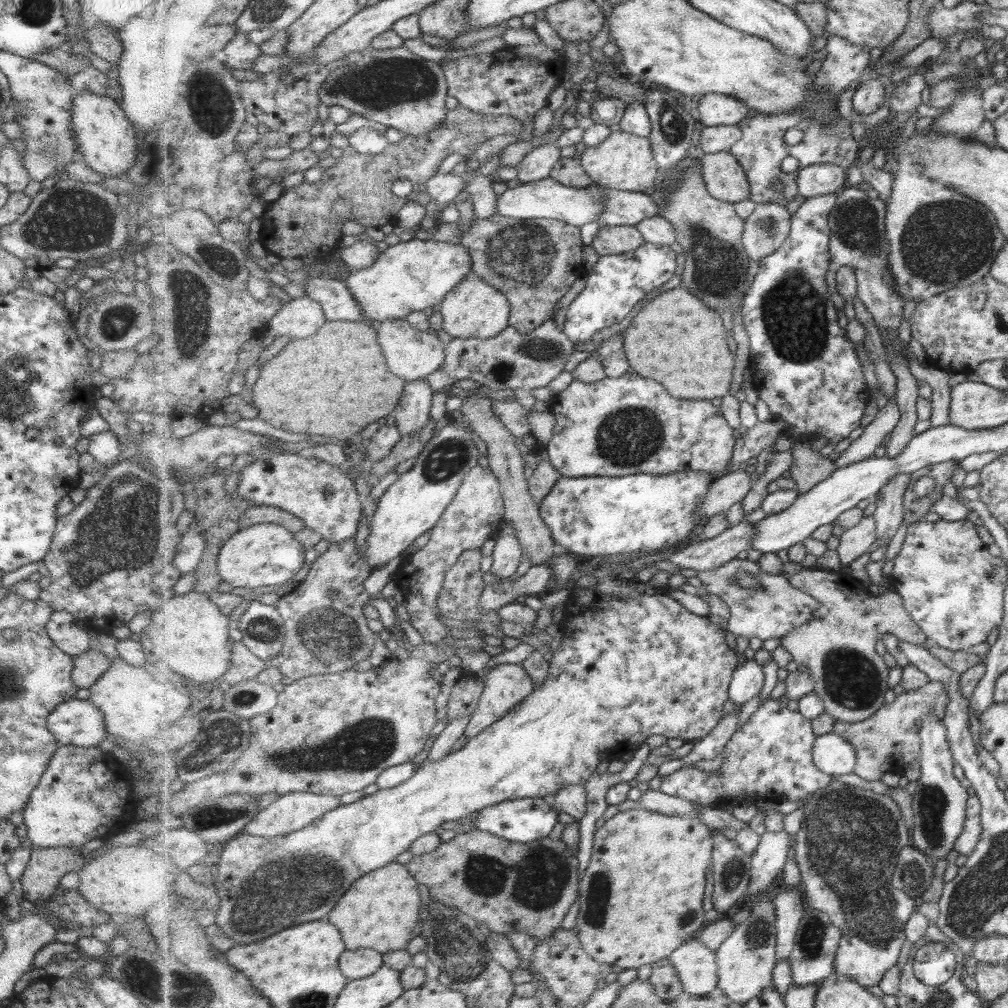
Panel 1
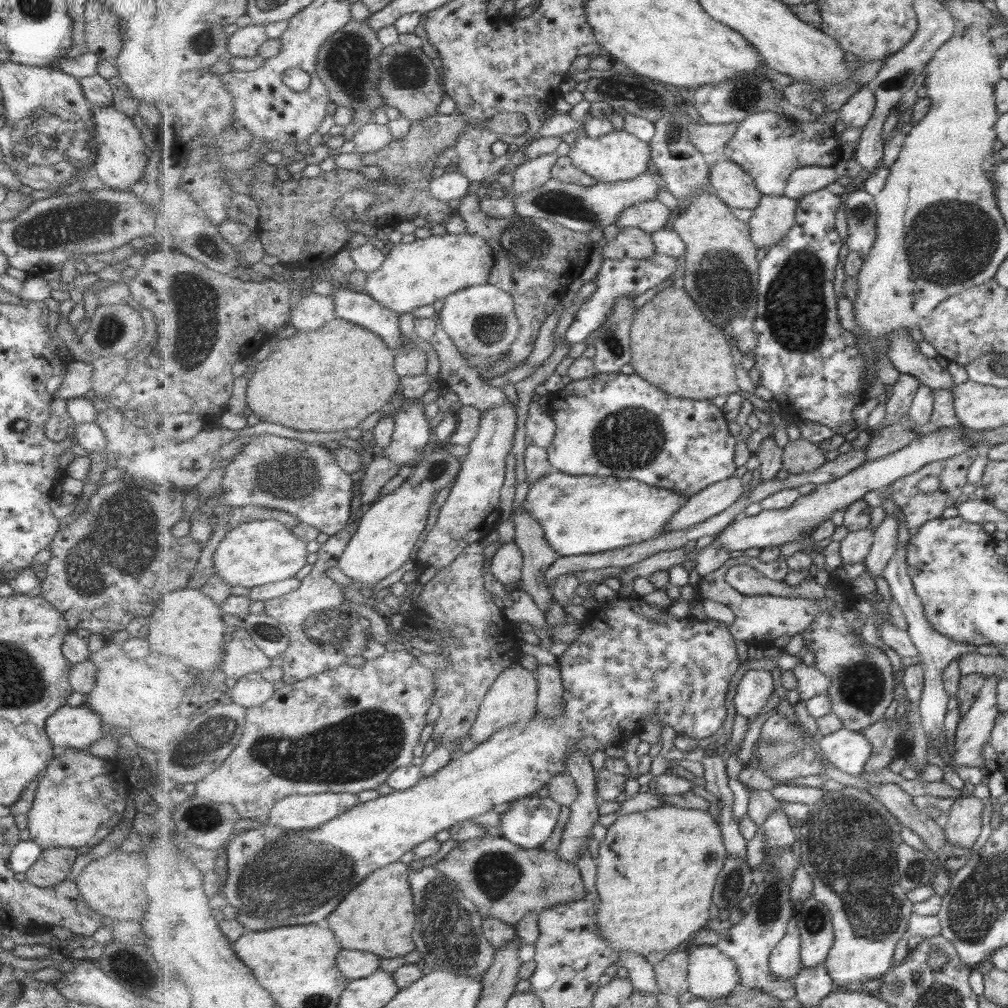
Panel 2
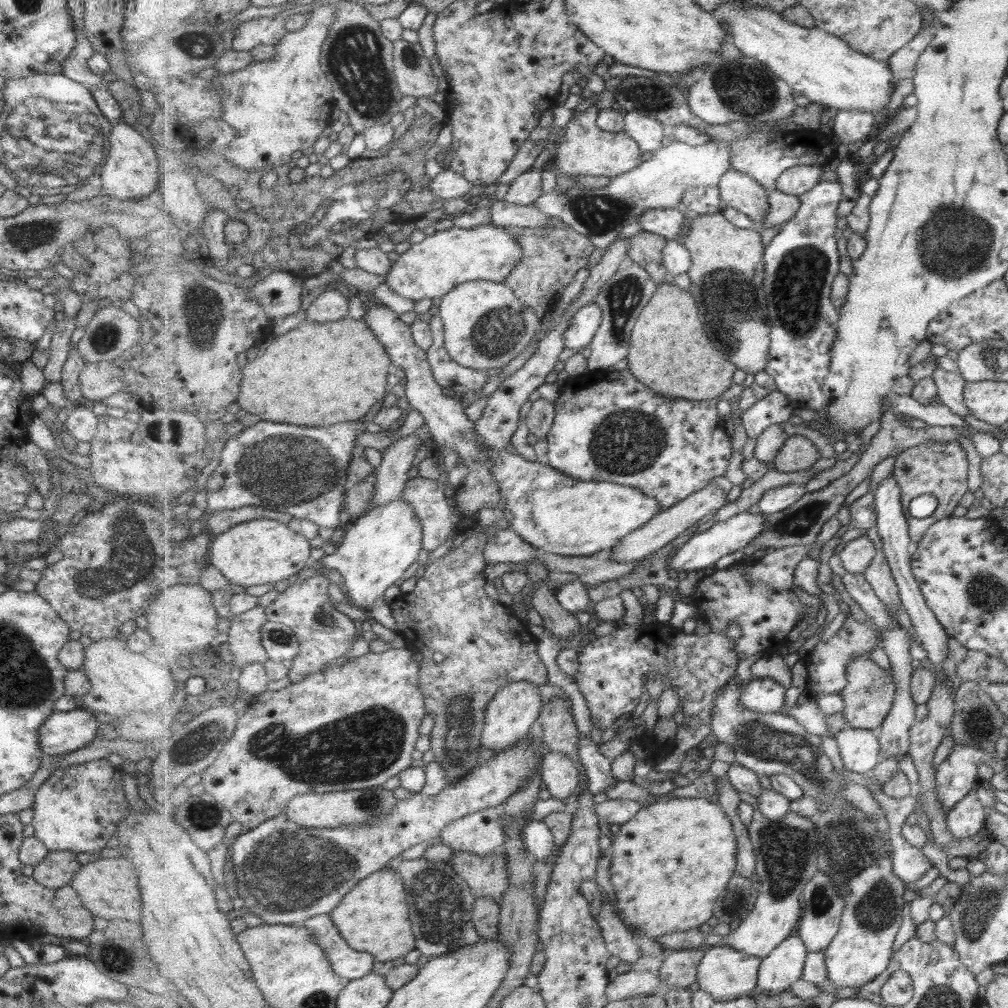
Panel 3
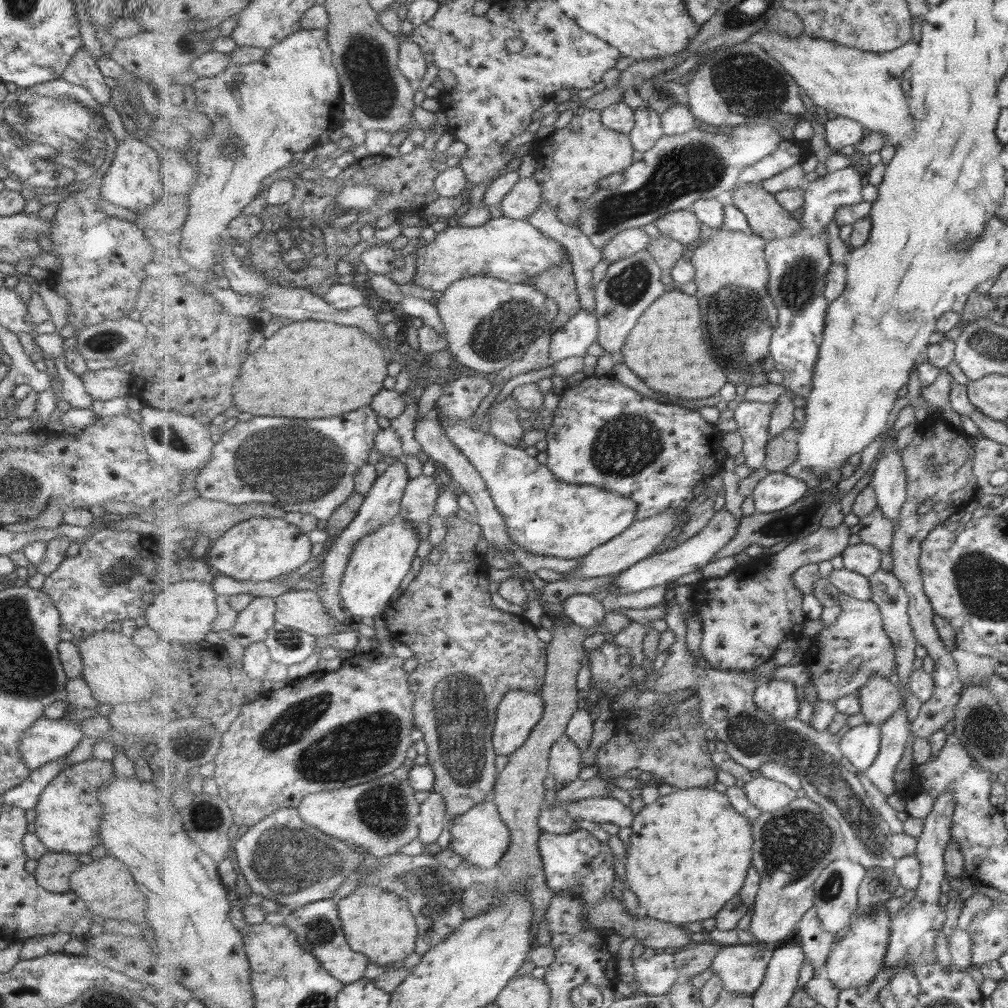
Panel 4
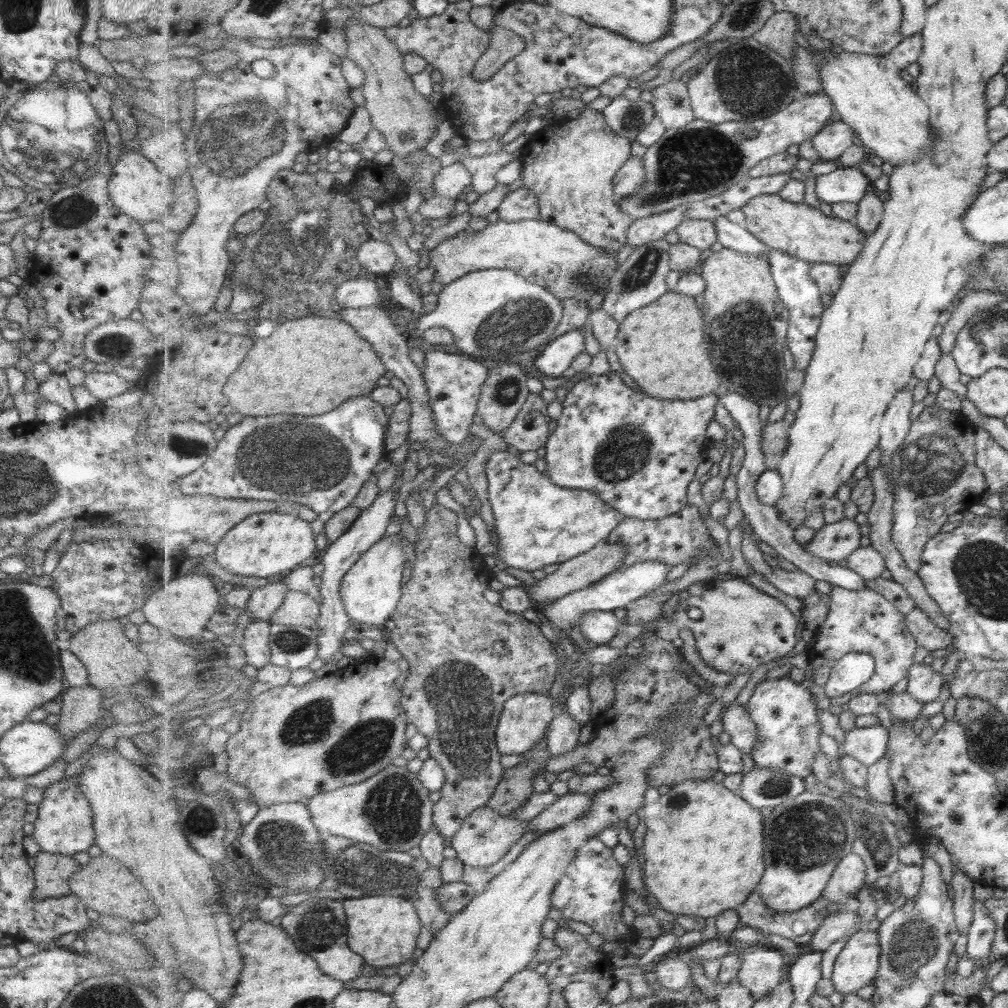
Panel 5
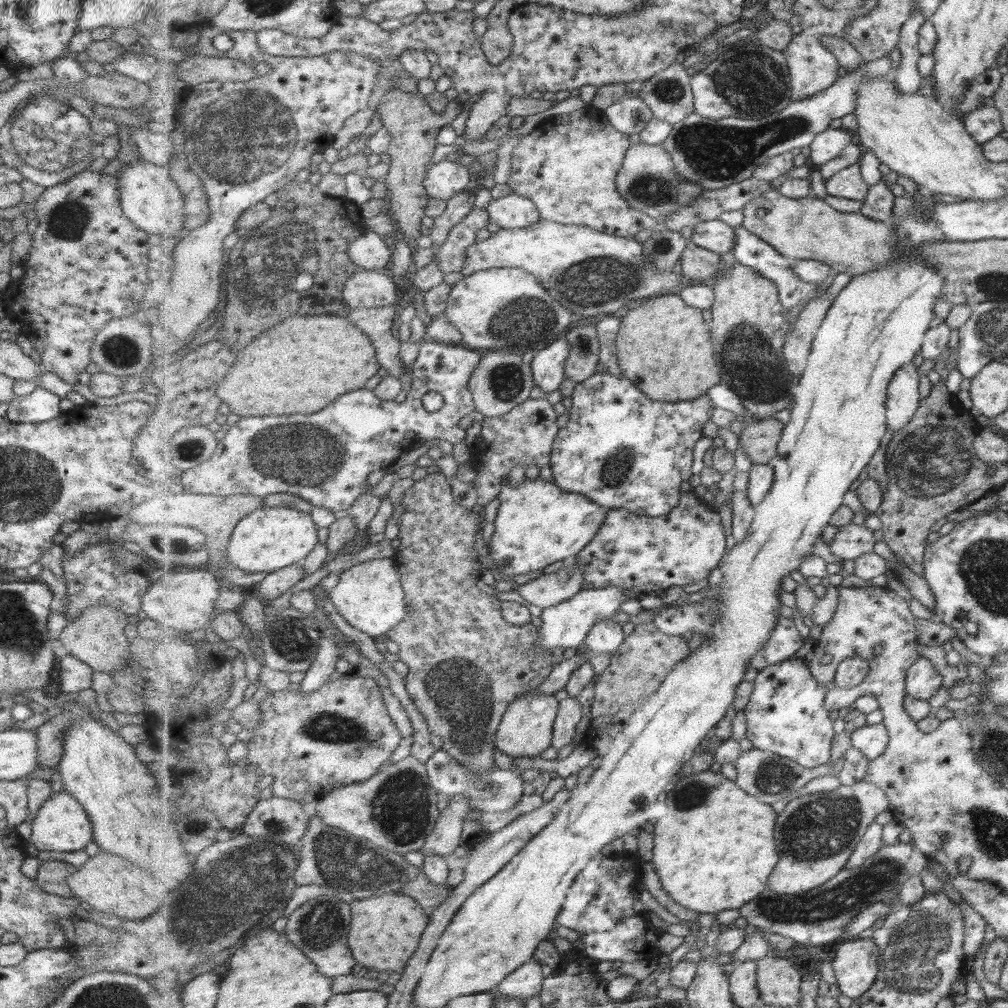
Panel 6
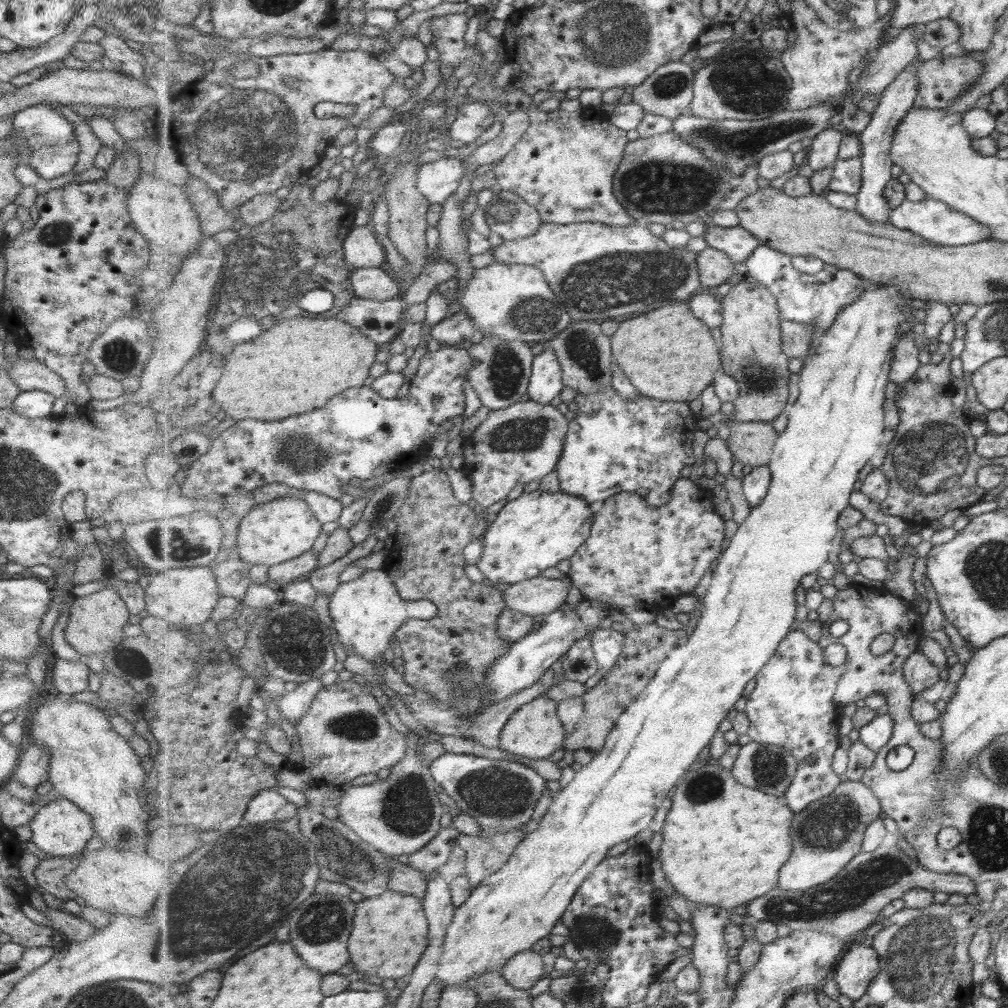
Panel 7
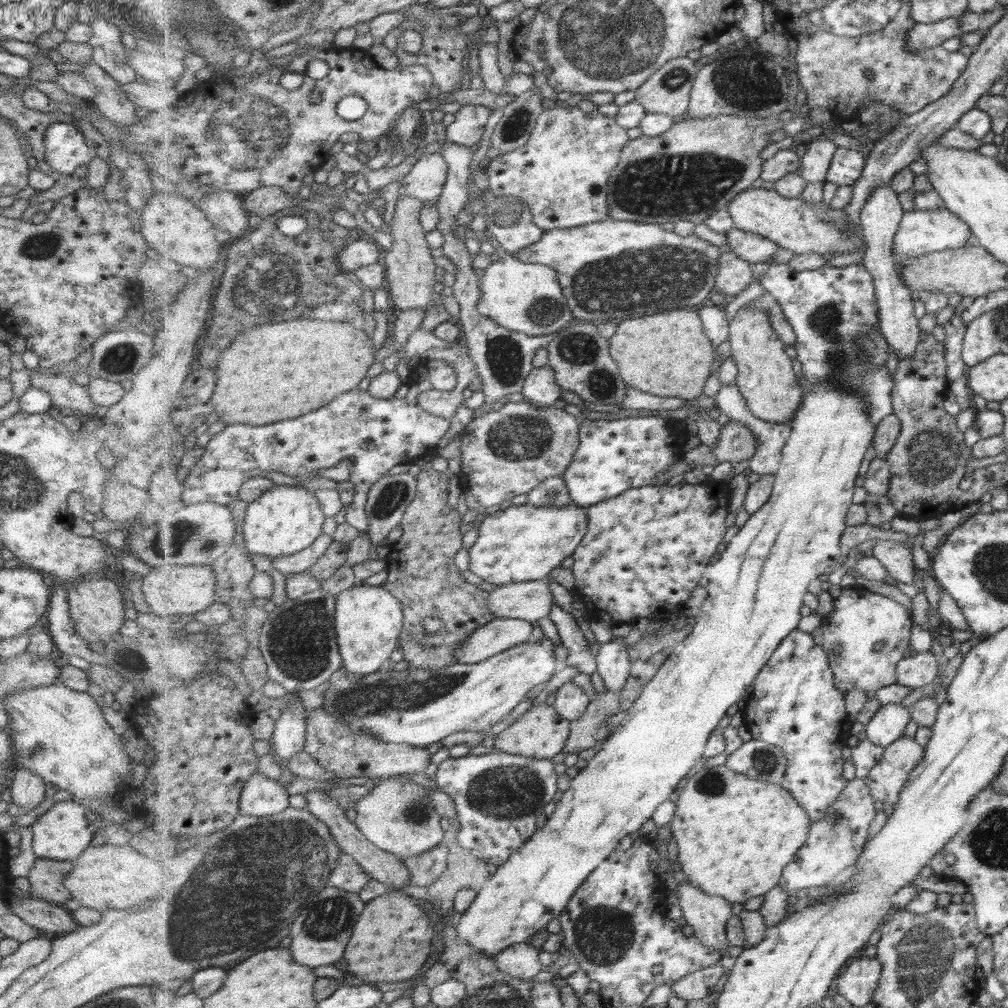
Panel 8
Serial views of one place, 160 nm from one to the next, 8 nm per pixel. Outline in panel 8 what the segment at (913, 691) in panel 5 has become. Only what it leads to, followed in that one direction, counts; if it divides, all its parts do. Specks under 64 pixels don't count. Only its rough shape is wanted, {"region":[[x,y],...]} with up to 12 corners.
{"region":[[930,651],[906,656],[897,682],[911,689],[937,680],[939,664]]}

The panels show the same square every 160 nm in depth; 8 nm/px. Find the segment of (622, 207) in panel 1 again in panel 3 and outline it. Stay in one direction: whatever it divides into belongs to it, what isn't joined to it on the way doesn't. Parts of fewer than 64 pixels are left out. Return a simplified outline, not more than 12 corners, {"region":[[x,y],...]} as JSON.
{"region":[[647,210],[637,222],[645,231],[676,239],[687,213]]}

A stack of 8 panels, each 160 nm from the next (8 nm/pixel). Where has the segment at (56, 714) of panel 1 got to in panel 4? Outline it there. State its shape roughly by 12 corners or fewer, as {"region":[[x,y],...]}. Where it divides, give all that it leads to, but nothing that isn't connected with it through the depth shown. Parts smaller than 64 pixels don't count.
{"region":[[42,716],[17,749],[30,772],[65,757],[81,738],[75,720]]}

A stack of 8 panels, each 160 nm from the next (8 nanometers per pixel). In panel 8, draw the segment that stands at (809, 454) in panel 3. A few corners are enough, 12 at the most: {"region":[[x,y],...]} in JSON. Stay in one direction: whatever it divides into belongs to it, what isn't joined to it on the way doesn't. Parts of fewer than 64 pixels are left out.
{"region":[[741,422],[722,428],[717,462],[745,462],[757,453],[757,436]]}

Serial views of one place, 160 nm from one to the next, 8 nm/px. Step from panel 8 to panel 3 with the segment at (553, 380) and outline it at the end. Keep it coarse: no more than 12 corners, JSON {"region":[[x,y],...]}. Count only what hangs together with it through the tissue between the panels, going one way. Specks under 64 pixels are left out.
{"region":[[597,304],[578,310],[564,334],[574,352],[589,347],[601,326]]}

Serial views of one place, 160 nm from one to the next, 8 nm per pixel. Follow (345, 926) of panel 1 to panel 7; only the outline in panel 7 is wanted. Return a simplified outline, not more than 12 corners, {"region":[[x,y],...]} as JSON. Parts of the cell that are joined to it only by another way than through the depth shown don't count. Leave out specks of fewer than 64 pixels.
{"region":[[418,897],[359,902],[357,970],[408,979],[430,944]]}

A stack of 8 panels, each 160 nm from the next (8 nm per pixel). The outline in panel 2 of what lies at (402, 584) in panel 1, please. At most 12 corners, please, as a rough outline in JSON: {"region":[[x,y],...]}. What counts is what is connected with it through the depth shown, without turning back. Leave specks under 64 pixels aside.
{"region":[[511,402],[481,416],[420,573],[494,534],[517,432]]}

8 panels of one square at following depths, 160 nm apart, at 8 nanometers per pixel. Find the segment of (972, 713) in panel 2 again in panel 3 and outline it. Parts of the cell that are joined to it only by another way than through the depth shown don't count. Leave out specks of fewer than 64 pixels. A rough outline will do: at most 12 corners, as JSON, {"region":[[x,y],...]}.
{"region":[[955,743],[936,767],[937,796],[944,813],[977,780],[984,752]]}

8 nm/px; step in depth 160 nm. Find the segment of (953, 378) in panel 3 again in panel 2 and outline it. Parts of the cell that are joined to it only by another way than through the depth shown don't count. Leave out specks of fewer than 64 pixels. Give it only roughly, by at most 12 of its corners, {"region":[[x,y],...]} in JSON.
{"region":[[908,329],[890,334],[888,357],[901,374],[933,389],[955,386],[947,367],[922,354]]}

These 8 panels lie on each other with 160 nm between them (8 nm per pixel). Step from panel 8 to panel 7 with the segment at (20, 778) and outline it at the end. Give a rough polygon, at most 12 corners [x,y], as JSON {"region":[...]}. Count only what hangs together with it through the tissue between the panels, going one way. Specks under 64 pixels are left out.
{"region":[[49,751],[20,753],[12,778],[27,788],[48,780]]}

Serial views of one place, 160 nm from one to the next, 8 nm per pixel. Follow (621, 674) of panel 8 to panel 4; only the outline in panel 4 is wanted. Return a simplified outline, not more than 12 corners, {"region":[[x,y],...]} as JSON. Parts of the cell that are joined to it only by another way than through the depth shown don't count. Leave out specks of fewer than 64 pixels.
{"region":[[586,594],[570,596],[563,614],[585,628],[596,628],[608,611]]}

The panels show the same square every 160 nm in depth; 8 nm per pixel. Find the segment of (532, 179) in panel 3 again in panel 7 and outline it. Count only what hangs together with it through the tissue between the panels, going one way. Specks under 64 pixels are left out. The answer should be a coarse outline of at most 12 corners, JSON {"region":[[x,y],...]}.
{"region":[[502,189],[486,221],[505,241],[533,236],[544,223],[522,196]]}

